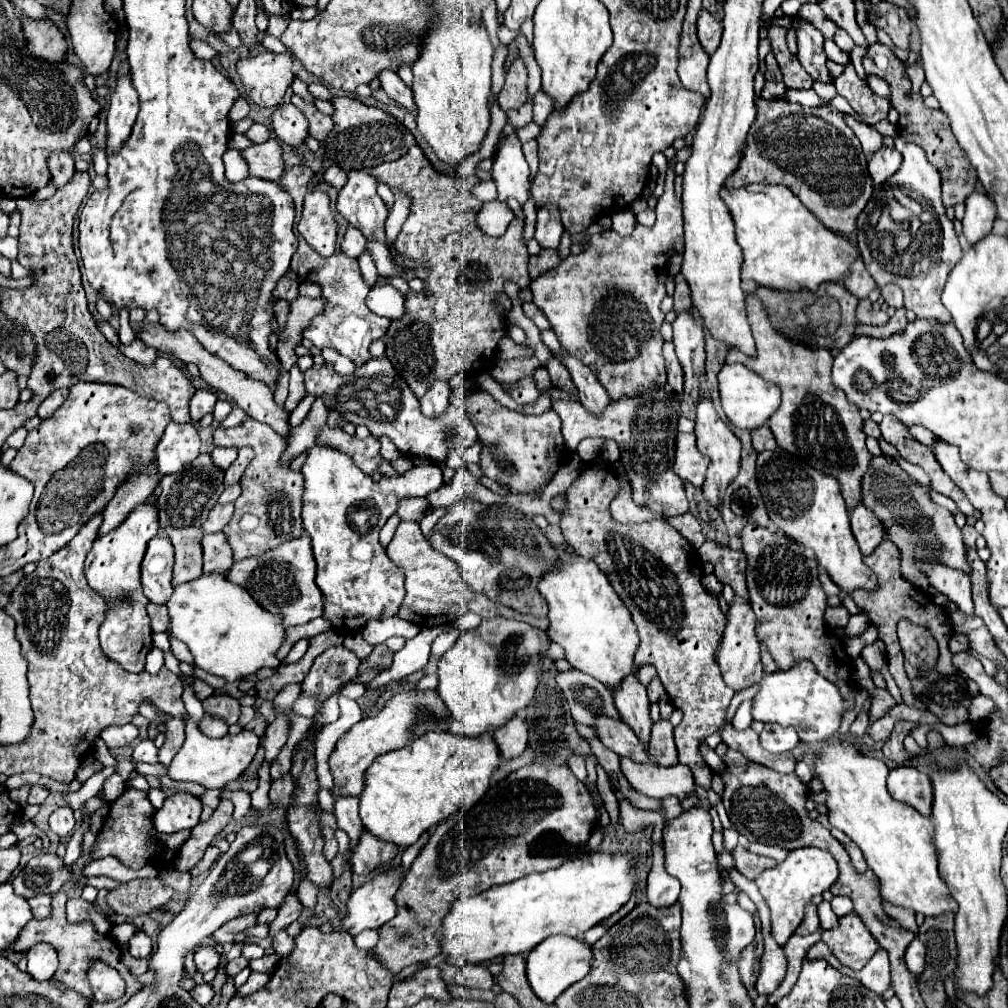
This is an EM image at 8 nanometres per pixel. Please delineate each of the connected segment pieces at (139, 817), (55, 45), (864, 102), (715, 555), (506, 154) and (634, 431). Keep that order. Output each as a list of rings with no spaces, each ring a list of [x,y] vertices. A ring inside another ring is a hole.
[[[127,789],[119,799],[115,799],[111,803],[109,815],[105,819],[103,829],[97,833],[97,843],[93,845],[93,859],[101,859],[107,855],[117,857],[125,867],[131,865],[161,865],[161,863],[169,863],[171,857],[175,857],[181,849],[181,845],[187,843],[187,839],[191,837],[191,831],[177,831],[173,835],[161,835],[157,833],[157,829],[153,827],[153,805],[147,797],[147,793],[137,791],[137,789]],[[151,841],[157,841],[157,847],[151,847]]]
[[[21,19],[27,49],[35,59],[47,63],[67,61],[67,39],[51,19]]]
[[[847,63],[843,73],[835,79],[837,93],[843,95],[849,105],[859,113],[861,121],[867,125],[875,125],[883,119],[887,119],[889,111],[889,101],[885,97],[875,95],[867,83],[855,73],[853,63]]]
[[[705,541],[699,547],[699,557],[703,561],[711,561],[715,565],[715,575],[721,583],[727,583],[733,587],[733,591],[747,599],[747,587],[745,587],[745,553],[735,551],[725,545],[717,545],[711,541]]]
[[[507,135],[499,141],[497,151],[495,151],[495,159],[493,159],[493,181],[497,185],[497,199],[505,201],[507,197],[515,197],[519,203],[527,201],[527,183],[529,183],[529,165],[523,157],[521,151],[521,141],[517,139],[517,135]]]
[[[669,385],[651,387],[649,391],[637,393],[633,397],[621,397],[619,401],[611,401],[601,415],[591,415],[591,411],[585,411],[579,401],[553,401],[553,409],[559,413],[563,421],[563,439],[571,451],[577,449],[579,441],[587,437],[601,437],[601,439],[615,439],[621,449],[621,461],[629,475],[631,487],[633,487],[633,501],[641,507],[649,507],[653,511],[663,513],[665,517],[677,517],[689,511],[687,497],[683,489],[681,477],[673,471],[673,459],[675,459],[675,439],[677,439],[677,419],[681,409],[681,395],[669,389]]]

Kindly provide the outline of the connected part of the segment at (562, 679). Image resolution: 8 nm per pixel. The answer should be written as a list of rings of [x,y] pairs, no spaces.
[[[573,669],[567,673],[559,673],[557,685],[565,693],[575,723],[595,729],[597,715],[611,715],[613,719],[621,721],[611,691],[601,681]]]

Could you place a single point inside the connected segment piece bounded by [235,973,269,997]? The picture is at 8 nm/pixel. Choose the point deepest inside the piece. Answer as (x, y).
(254, 982)

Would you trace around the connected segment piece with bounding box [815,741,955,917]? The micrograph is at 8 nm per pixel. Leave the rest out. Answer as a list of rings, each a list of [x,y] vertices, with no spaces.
[[[829,741],[819,749],[815,775],[829,793],[829,821],[841,829],[863,851],[869,869],[881,881],[881,899],[903,909],[913,909],[923,917],[955,913],[955,901],[949,897],[937,871],[937,853],[931,843],[931,819],[921,817],[913,807],[895,801],[887,793],[889,769],[881,759],[869,759],[859,753],[855,741]]]

